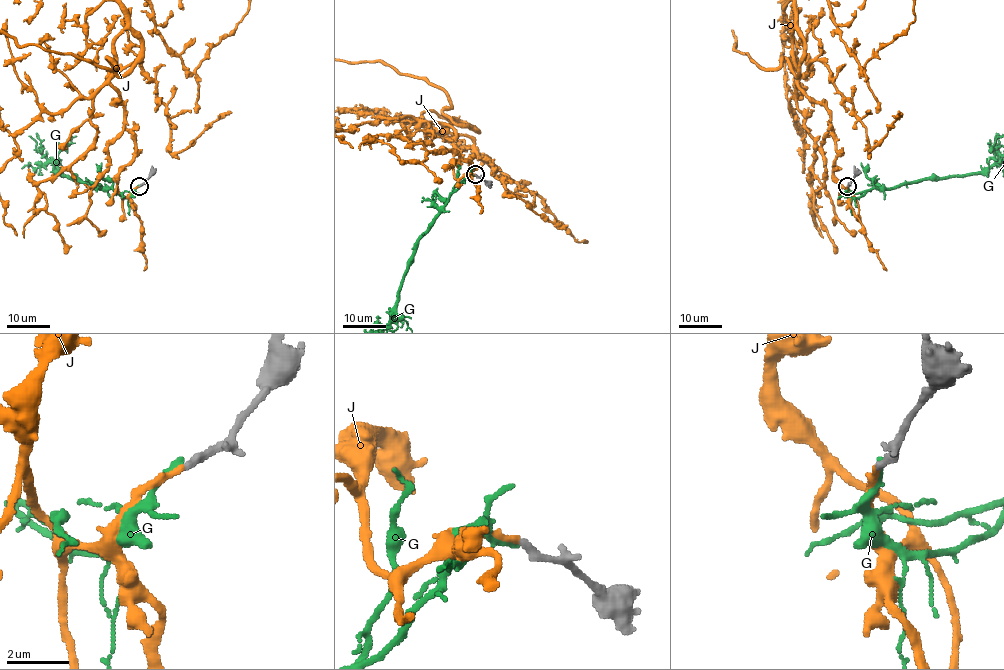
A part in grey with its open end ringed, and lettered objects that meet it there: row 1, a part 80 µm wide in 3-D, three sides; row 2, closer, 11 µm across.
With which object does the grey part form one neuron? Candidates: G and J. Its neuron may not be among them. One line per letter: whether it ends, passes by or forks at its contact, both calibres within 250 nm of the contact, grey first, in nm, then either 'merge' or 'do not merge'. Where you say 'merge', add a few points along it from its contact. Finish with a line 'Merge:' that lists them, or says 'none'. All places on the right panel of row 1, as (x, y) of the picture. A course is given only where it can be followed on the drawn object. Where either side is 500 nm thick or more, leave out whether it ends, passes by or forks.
G: it ends there; 280 nm thick on the grey side, 200 nm on the other; do not merge
J: it ends there; 280 nm thick on the grey side, 200 nm on the other; merge
Merge: J

